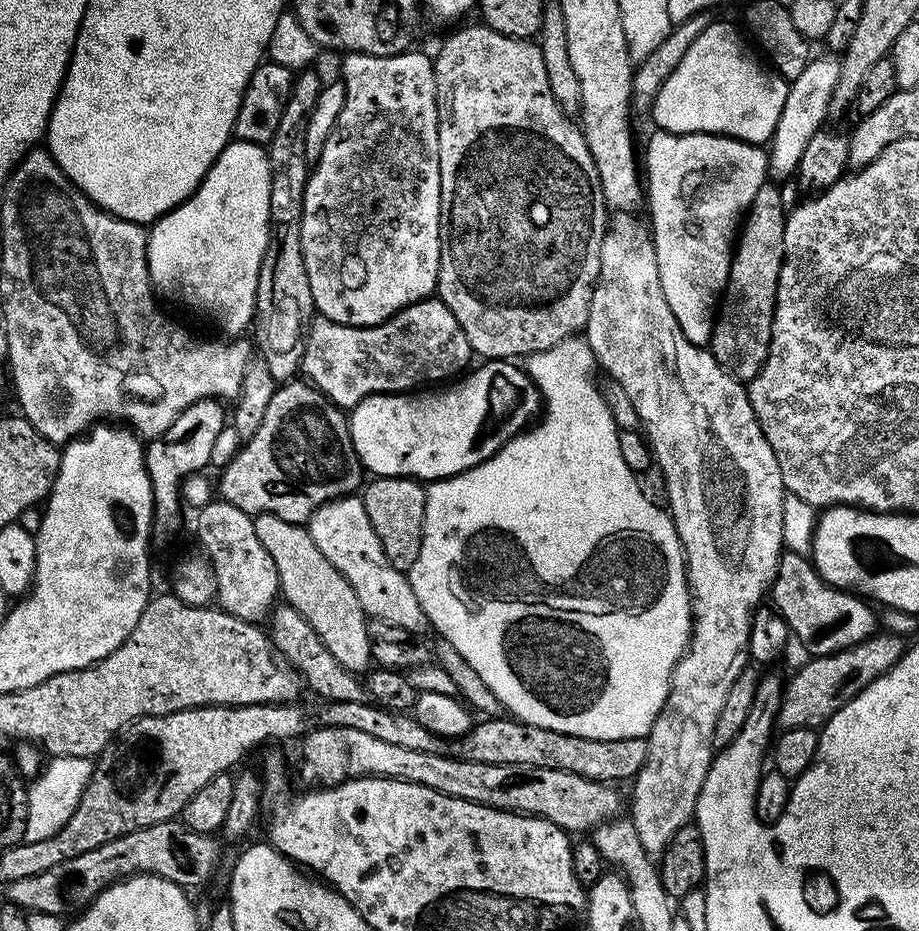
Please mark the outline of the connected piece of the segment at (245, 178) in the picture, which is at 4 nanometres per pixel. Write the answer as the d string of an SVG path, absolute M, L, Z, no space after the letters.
M245 140L229 142L224 148L224 152L212 164L211 170L204 175L204 180L199 188L177 208L167 212L151 225L148 232L148 273L152 279L153 289L161 297L168 300L180 299L188 308L193 308L196 312L201 312L204 316L209 316L218 327L224 332L229 332L229 337L236 338L244 331L249 331L256 314L256 291L258 290L258 274L262 266L262 258L266 254L268 245L268 223L270 222L270 166L265 149L259 144L247 144Z

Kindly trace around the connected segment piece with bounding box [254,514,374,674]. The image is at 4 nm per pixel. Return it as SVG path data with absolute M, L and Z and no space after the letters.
M262 514L255 517L254 530L270 558L274 558L274 566L278 566L283 599L306 622L310 622L326 650L341 667L350 673L360 674L372 660L374 644L370 639L369 617L365 616L350 582L338 569L330 566L330 562L326 562L326 554L314 546L314 538L310 538L307 527L291 524L274 514Z

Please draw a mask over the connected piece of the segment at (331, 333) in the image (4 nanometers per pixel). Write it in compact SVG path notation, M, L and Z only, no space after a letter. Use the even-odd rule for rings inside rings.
M429 298L427 300L420 300L417 304L412 304L408 308L400 309L395 316L391 316L389 320L385 320L383 324L377 324L374 328L351 328L348 324L335 324L333 320L325 320L323 318L313 319L304 341L304 357L300 360L300 372L307 383L311 384L313 388L317 388L337 408L351 410L356 408L367 396L408 394L413 390L419 389L421 386L439 385L436 384L439 380L444 380L443 382L451 381L453 378L459 377L469 367L468 359L473 359L473 356L474 353L470 342L466 342L466 334L462 334L462 326L458 326L458 318L454 318L454 314L450 314L450 306L446 306L439 298Z

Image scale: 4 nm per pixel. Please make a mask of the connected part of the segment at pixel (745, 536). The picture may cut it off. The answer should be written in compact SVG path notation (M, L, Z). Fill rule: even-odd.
M620 214L615 217L617 220L611 221L610 230L605 231L604 241L602 242L602 254L600 255L600 273L596 279L596 285L594 286L594 294L590 298L590 314L588 315L588 326L586 329L586 339L590 350L596 355L596 363L601 369L604 368L617 380L619 391L625 392L630 398L630 402L634 404L634 410L638 412L638 418L642 425L643 431L646 433L646 441L649 448L651 448L651 455L655 464L655 467L660 467L660 472L664 475L664 488L668 491L668 504L666 503L667 511L670 513L672 521L676 523L676 533L680 539L680 546L684 549L684 567L688 574L688 594L692 597L692 635L690 637L690 643L687 648L684 649L684 655L680 657L680 661L676 663L676 669L672 672L672 684L668 687L668 697L664 703L664 708L658 714L658 718L654 722L654 726L648 731L647 741L648 741L648 760L641 767L641 770L634 777L634 785L636 784L632 794L632 813L630 813L630 819L632 820L634 826L637 828L638 838L641 839L641 844L644 847L646 855L652 862L663 861L664 853L668 849L668 843L674 838L674 834L678 834L678 830L684 824L689 823L696 815L696 803L698 802L698 794L702 790L702 782L706 782L706 774L710 770L712 765L712 758L714 755L714 749L712 747L712 739L714 738L714 726L718 722L718 714L722 714L722 705L726 703L726 693L730 690L730 686L734 686L734 678L738 678L738 674L742 674L744 668L749 667L750 657L748 655L748 635L750 634L750 626L752 625L752 614L761 607L760 599L767 597L769 595L772 583L776 581L776 571L780 565L780 557L785 551L785 545L783 540L783 500L786 495L786 491L783 486L781 473L778 466L778 460L774 456L774 450L771 449L770 442L767 441L766 434L763 433L762 426L759 425L758 418L755 416L754 408L751 405L751 400L748 397L748 389L745 387L741 381L735 380L724 367L712 357L711 351L707 347L691 344L691 342L686 338L686 334L682 334L682 330L678 326L678 322L674 318L674 314L670 310L670 302L666 302L666 294L662 294L662 282L658 278L658 262L656 261L656 248L652 245L652 238L647 227L644 228L642 225L638 224L634 219L633 215L630 214Z

